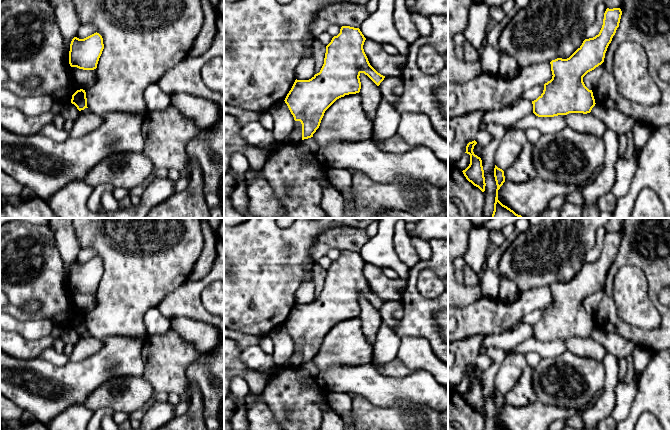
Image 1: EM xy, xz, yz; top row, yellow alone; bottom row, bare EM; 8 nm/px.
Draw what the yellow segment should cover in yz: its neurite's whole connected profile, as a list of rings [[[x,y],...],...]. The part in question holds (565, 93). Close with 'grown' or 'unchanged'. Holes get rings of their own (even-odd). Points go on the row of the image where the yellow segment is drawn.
[[[607,8],[598,35],[585,39],[569,58],[557,58],[550,62],[552,79],[544,84],[543,93],[532,101],[536,116],[554,117],[591,112],[596,103],[593,92],[585,86],[583,77],[604,62],[621,15],[620,8]]] | unchanged

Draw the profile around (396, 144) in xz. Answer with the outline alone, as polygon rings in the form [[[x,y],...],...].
[[[398,134],[386,140],[375,141],[375,143],[380,150],[388,153],[395,153],[395,154],[403,154],[404,152],[408,150],[412,150],[416,147],[413,145],[409,145]]]

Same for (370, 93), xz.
[[[360,73],[360,96],[361,105],[370,119],[374,119],[378,104],[382,101],[382,94],[379,86],[377,86],[367,75]]]

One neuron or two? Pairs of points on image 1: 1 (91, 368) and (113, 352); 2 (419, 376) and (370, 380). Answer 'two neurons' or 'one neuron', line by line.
1: one neuron
2: one neuron

